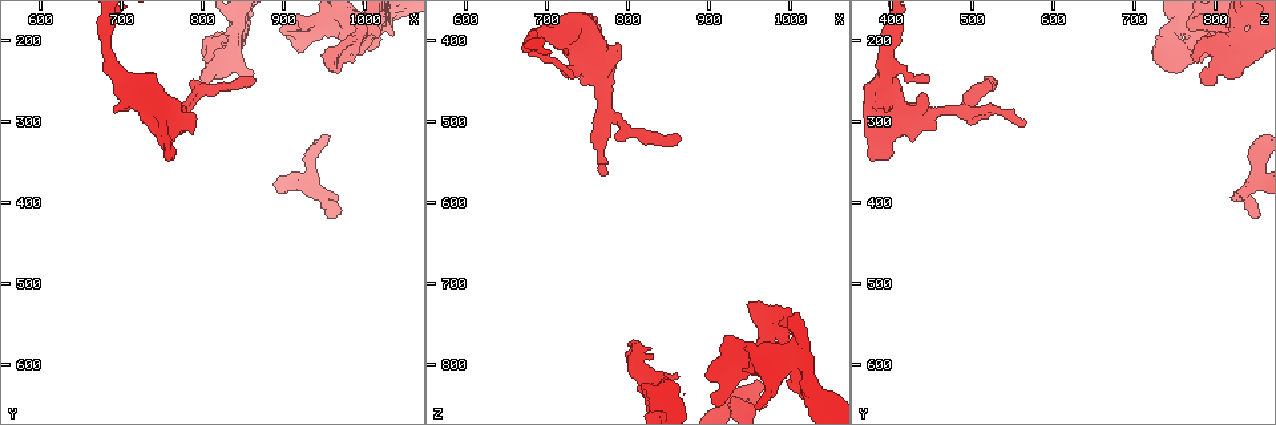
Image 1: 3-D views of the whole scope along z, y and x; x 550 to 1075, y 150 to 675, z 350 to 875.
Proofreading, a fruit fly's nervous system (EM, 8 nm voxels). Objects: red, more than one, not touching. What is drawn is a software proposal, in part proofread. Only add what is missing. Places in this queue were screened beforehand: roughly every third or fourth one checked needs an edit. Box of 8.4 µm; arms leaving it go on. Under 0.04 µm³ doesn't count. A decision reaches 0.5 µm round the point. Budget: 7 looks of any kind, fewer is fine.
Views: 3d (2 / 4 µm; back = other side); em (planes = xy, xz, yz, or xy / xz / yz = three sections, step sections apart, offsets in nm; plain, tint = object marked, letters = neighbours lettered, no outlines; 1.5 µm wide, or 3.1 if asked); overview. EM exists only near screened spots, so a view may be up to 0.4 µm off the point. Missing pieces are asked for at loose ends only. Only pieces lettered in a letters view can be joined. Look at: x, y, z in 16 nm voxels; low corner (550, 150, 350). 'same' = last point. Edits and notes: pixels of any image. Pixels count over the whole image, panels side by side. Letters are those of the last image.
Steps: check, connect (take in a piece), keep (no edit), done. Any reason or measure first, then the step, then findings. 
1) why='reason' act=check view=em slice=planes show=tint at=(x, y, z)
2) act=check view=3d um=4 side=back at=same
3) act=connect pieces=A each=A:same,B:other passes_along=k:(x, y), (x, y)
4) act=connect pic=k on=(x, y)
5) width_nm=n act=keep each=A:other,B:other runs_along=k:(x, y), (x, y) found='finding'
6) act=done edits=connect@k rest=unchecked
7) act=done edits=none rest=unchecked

why='stops while still wide' act=check view=3d um=4 at=(725, 270, 435)

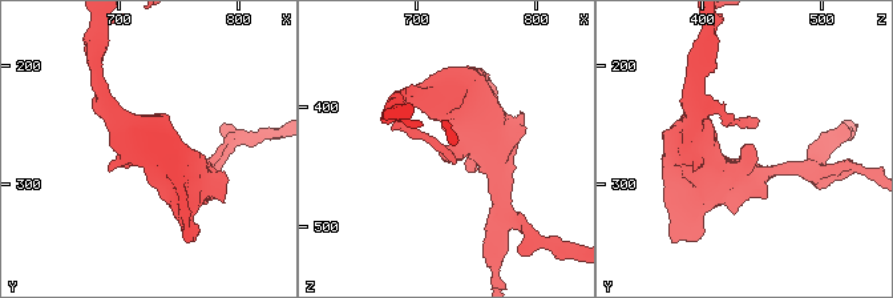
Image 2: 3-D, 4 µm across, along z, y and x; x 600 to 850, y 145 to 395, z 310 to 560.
act=check view=em slice=yz step=4 show=letters at=same

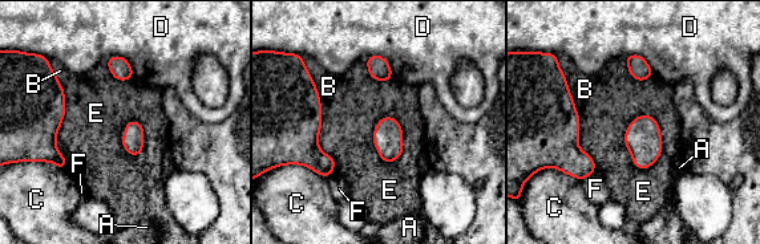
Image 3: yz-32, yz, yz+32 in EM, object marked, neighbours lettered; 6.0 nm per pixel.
act=check view=em slice=planes show=letters at=same

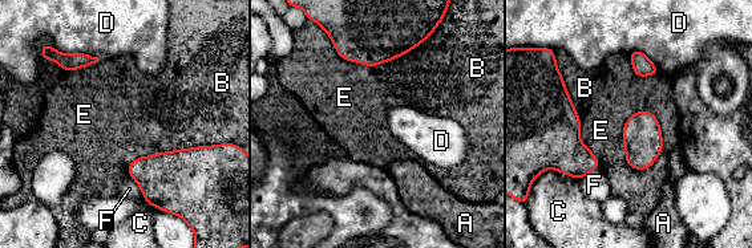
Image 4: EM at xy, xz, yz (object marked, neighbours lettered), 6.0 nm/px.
act=keep each=A:other,B:other,C:other,D:other,E:other,F:other found='no lettered piece goes on from it'

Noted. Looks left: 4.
why='tapers out' act=check view=em slice=xy step=4 show=letters at=(775, 295, 565)

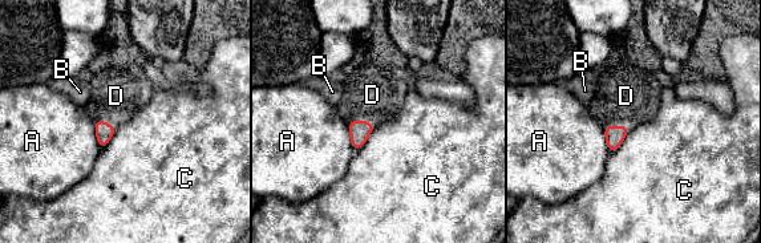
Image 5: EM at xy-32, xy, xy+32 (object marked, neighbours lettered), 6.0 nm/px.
act=check view=em slice=planes show=letters at=same

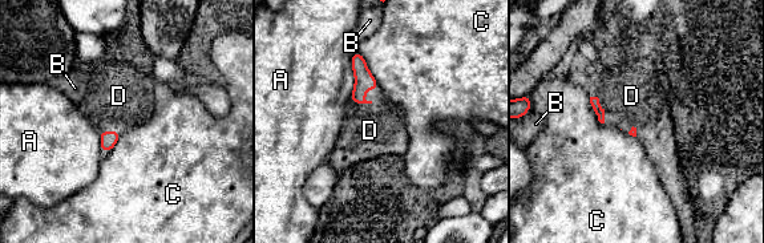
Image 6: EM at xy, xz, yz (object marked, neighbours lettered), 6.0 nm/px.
act=connect pic=6 on=(370, 130) each=A:other,B:other,C:other,D:same passes_along=6:(364, 80), (364, 98), (370, 130) found='the neuron continues'

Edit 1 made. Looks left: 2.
act=done edits=connect@6 rest=unchecked

